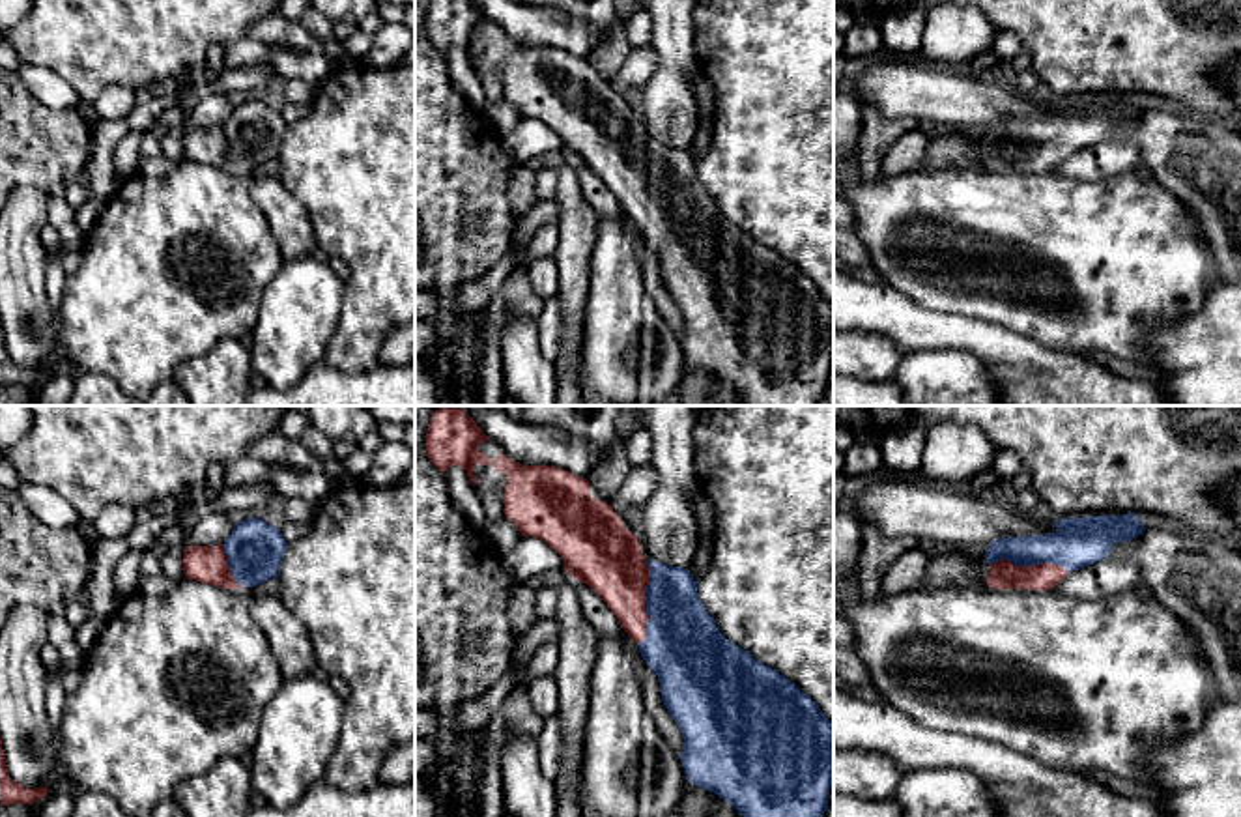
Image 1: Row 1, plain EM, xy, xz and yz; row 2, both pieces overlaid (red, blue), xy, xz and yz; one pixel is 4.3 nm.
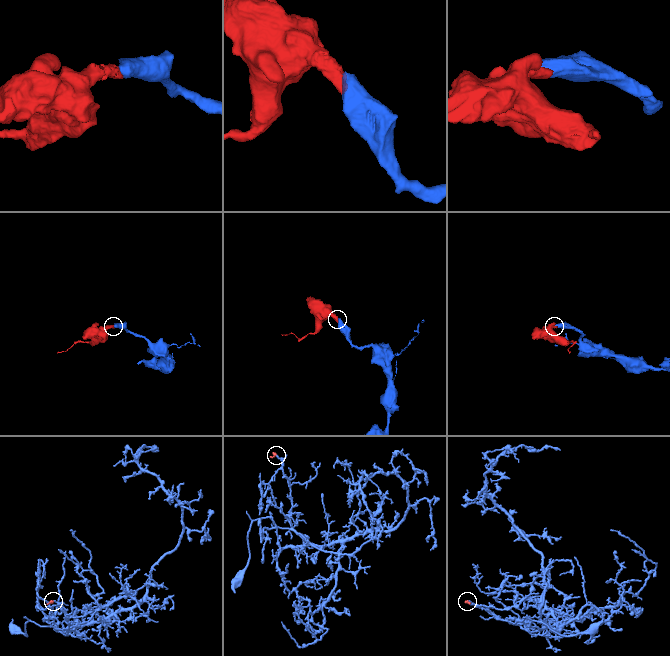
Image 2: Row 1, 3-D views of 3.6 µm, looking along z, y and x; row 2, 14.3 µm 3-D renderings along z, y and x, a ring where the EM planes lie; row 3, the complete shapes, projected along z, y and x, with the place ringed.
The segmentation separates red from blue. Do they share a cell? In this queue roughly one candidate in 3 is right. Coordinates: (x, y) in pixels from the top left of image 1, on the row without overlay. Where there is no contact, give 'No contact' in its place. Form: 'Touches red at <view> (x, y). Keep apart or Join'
Touches red at xz (645, 184). Join

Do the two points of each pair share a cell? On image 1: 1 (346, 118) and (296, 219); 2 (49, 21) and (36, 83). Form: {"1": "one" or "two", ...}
{"1": "two", "2": "two"}

